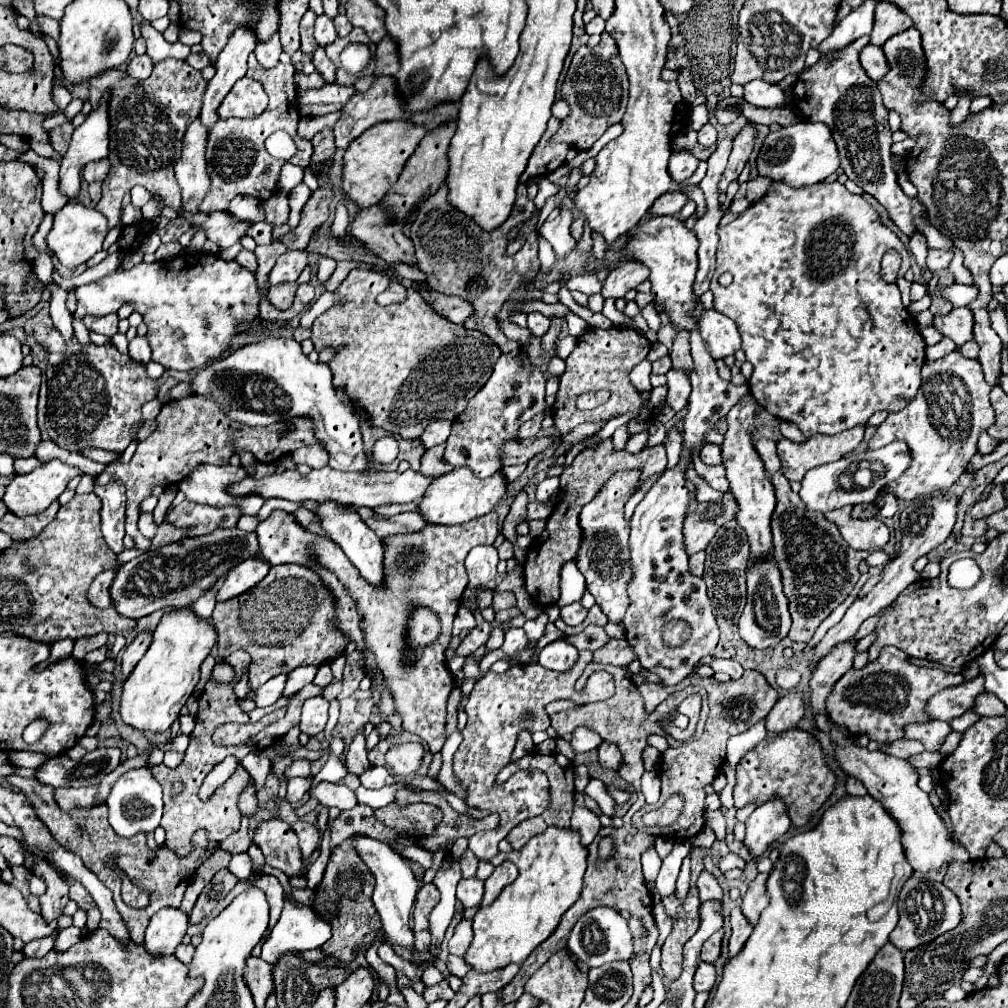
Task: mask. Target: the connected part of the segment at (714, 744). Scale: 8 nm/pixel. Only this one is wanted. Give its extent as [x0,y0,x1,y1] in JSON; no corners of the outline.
[633,671,779,839]

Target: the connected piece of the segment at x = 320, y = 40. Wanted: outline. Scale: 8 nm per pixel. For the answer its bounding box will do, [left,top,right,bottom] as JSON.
[315,15,337,47]

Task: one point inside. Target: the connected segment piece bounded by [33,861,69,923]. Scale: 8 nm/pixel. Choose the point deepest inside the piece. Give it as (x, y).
(55, 898)

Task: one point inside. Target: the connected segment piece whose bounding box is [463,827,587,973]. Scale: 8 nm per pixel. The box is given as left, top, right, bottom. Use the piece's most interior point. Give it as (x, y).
(551, 866)

